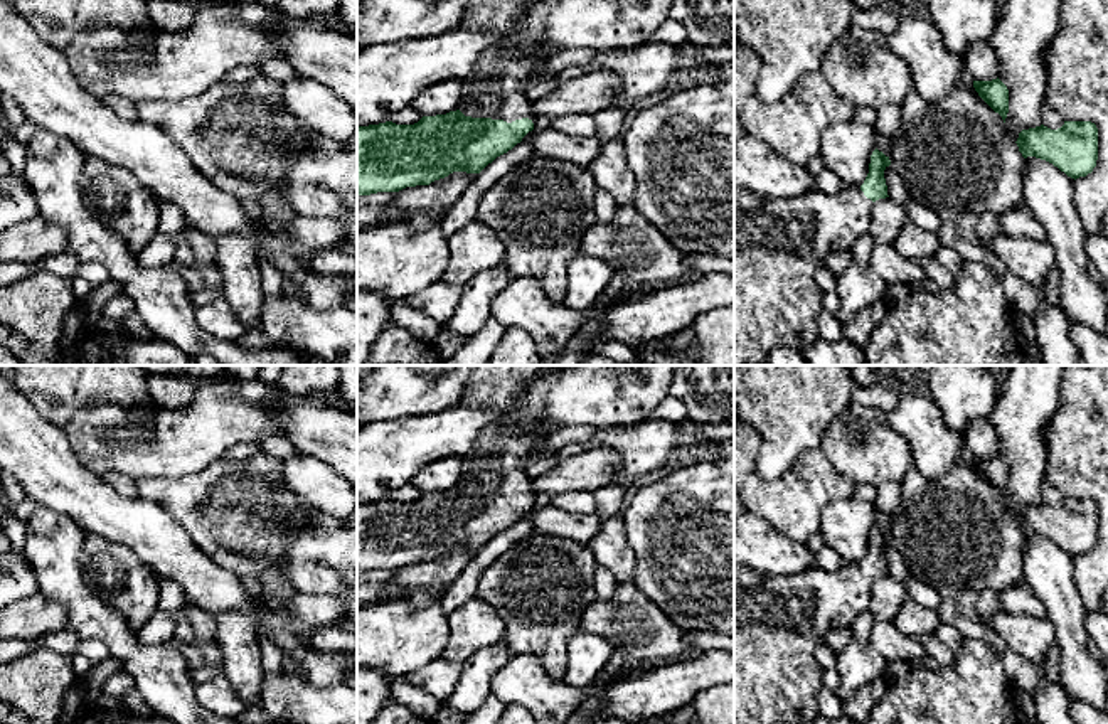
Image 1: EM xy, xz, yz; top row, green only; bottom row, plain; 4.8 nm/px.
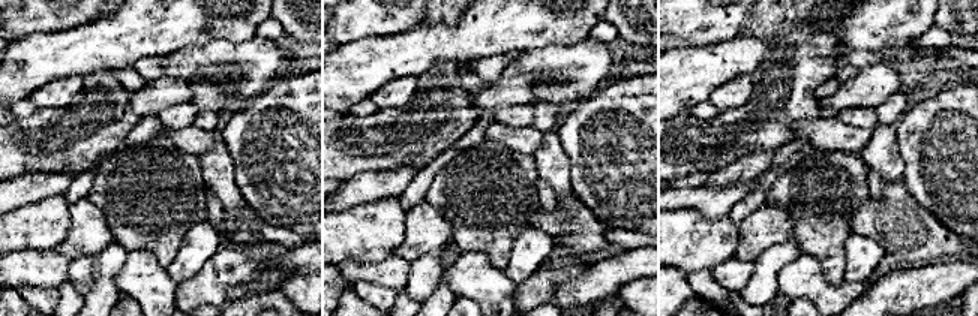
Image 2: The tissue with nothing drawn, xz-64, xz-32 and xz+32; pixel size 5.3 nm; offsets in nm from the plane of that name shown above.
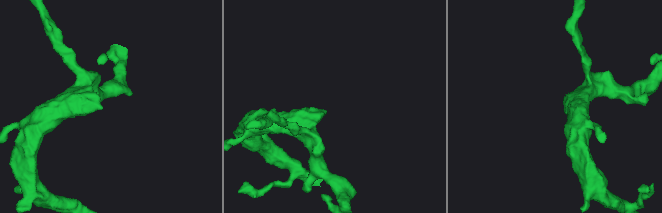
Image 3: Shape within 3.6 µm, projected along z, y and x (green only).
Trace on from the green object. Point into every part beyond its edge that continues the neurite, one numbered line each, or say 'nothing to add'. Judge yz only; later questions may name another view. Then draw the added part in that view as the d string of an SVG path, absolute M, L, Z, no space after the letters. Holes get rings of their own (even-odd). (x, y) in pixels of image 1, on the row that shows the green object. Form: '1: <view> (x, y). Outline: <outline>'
1: yz (778, 243). Outline: M734 185L734 365L763 364L775 347L815 342L823 290L815 273L834 251L869 232L874 202L859 185L827 195L812 189L795 199L768 199Z

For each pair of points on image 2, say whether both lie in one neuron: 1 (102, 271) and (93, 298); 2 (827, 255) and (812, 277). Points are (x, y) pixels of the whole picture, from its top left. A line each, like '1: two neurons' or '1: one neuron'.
1: one neuron
2: two neurons

